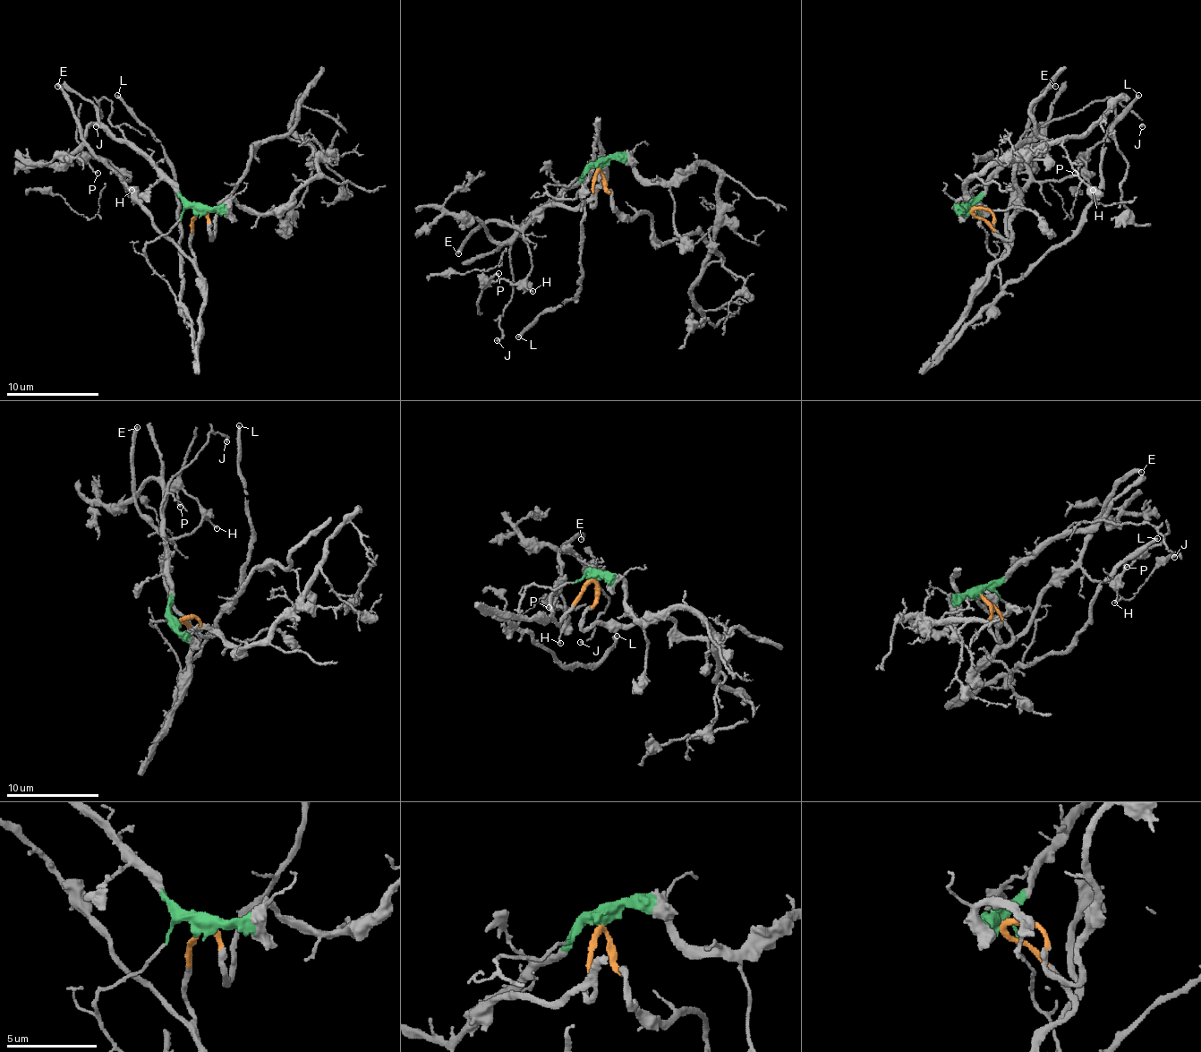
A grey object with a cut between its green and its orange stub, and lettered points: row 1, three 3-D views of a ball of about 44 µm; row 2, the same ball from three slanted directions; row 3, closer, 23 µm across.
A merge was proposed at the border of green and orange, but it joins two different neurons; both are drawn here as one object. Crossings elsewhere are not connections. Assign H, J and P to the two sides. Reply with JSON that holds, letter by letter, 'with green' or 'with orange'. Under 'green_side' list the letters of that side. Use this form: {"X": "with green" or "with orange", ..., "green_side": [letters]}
{"H": "with orange", "J": "with green", "P": "with orange", "green_side": ["J"]}

